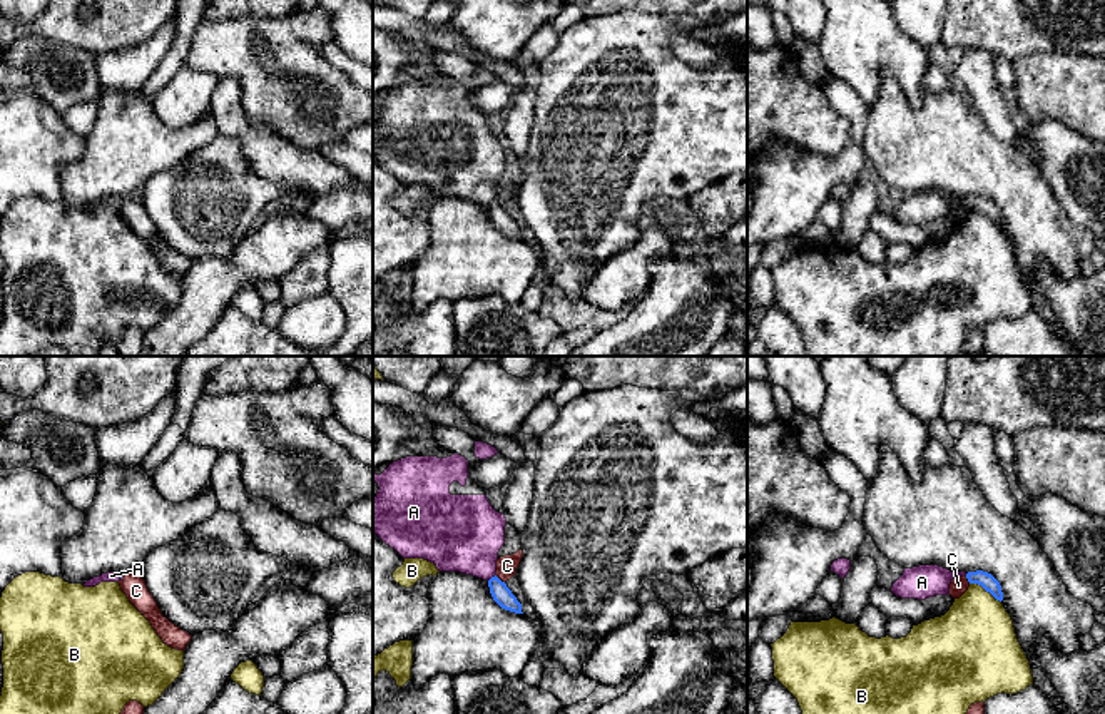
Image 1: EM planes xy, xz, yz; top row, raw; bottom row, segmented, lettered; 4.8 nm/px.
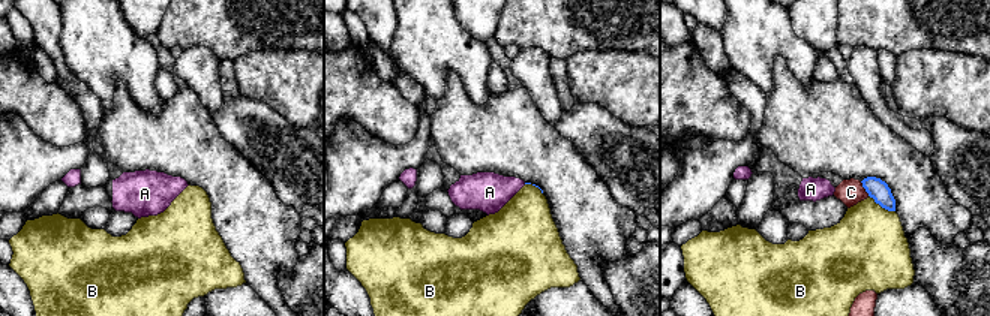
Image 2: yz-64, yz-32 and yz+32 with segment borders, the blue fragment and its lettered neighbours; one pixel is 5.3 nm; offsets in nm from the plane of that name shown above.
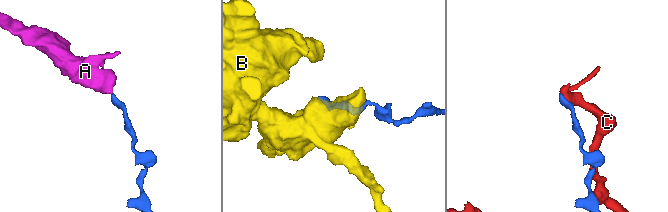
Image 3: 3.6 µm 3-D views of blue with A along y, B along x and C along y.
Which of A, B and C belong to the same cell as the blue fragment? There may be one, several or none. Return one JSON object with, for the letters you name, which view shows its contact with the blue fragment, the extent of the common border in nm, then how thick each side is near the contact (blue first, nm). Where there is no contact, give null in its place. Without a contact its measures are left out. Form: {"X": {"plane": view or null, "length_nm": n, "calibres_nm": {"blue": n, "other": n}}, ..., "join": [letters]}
{"A": {"plane": "xz", "length_nm": 50, "calibres_nm": {"blue": 90, "other": 380}}, "join": ["A"]}

